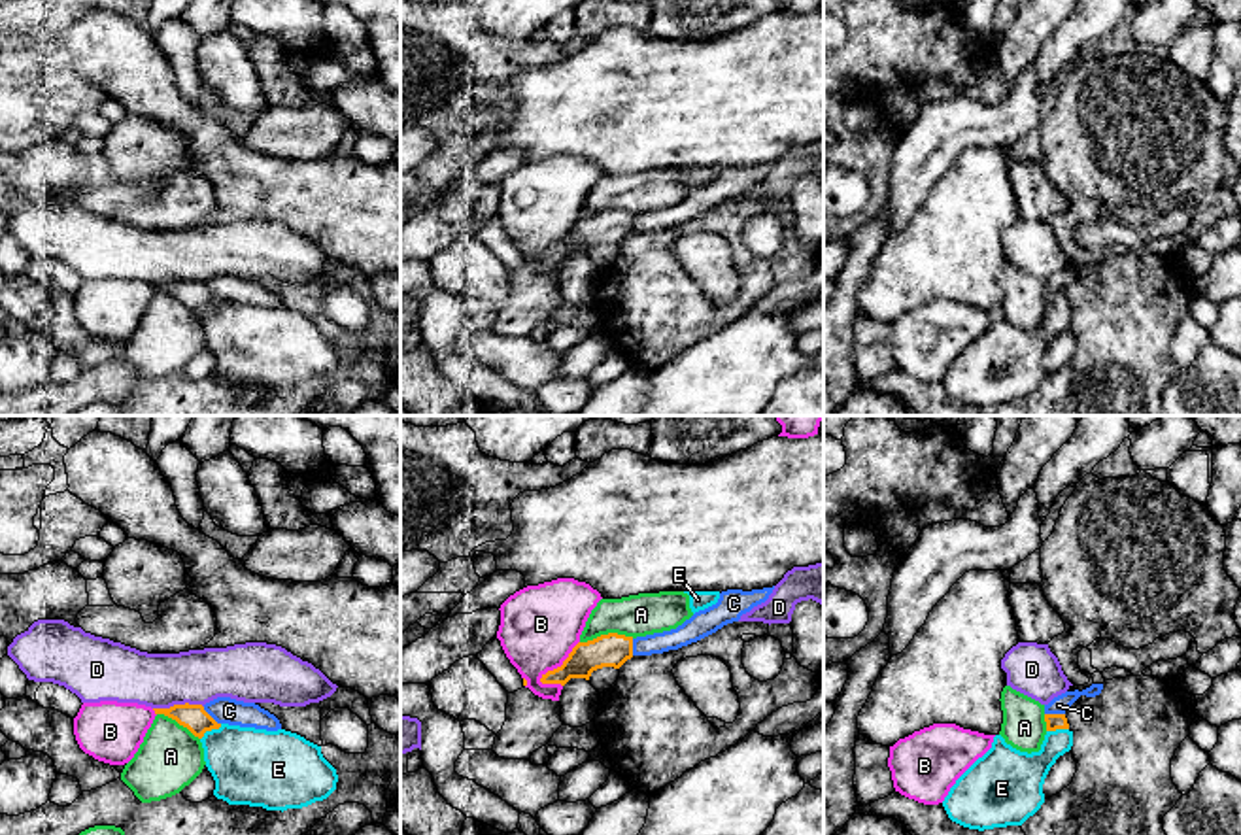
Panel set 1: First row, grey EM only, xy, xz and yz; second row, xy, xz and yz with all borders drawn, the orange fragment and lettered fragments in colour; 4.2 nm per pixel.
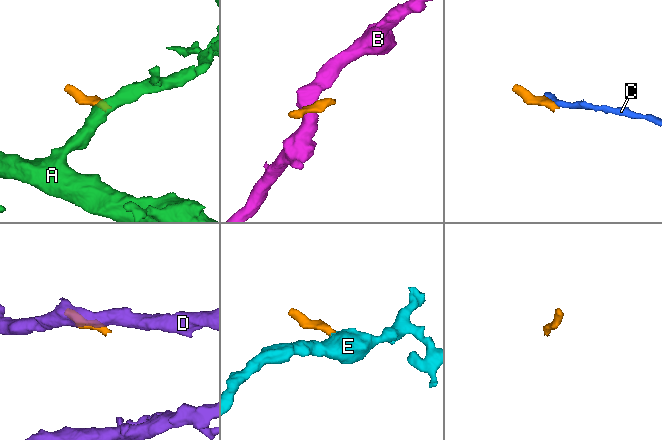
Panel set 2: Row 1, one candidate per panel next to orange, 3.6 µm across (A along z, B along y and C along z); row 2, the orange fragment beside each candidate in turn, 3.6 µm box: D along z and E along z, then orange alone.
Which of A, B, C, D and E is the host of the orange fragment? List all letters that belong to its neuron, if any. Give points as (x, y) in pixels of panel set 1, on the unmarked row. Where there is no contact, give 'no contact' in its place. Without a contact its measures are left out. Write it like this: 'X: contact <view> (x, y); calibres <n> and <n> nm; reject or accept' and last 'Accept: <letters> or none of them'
A: contact xz (609, 210); calibres 140 and 180 nm; reject
B: contact xz (561, 242); calibres 140 and 340 nm; reject
C: contact yz (1054, 291); calibres 70 and 80 nm; reject
D: contact xy (178, 282); calibres 110 and 240 nm; reject
E: contact xy (210, 306); calibres 110 and 320 nm; accept
Accept: E

